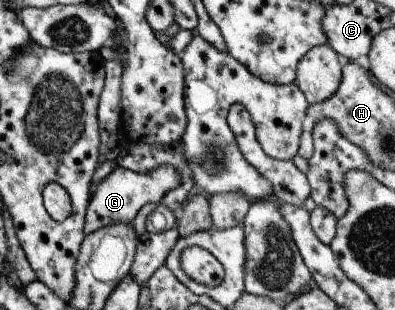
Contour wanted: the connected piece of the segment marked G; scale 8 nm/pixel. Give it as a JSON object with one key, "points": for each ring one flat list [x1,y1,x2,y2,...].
{"points":[[170,164,157,165,154,169,141,173,117,165,111,173,95,186,86,210,84,233,89,236,103,227,116,223,133,224,134,218,142,206,151,204,151,202,157,205,166,202,168,192,176,189,181,183,180,172]]}

